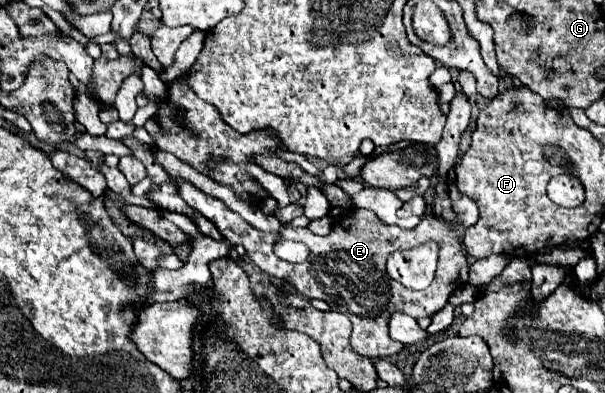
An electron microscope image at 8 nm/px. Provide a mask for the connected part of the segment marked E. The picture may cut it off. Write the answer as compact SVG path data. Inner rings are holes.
M176 178L176 188L180 196L202 216L206 216L220 234L230 244L244 246L250 260L266 274L280 278L282 282L296 288L298 294L306 298L320 298L330 304L334 312L342 312L350 318L354 330L352 330L352 348L360 356L366 358L386 358L392 354L398 354L404 346L394 342L388 336L388 318L392 312L406 312L412 318L424 318L434 316L440 312L448 296L468 284L468 260L462 250L460 238L442 218L438 216L426 216L420 220L420 224L412 230L400 228L400 226L388 226L384 224L372 210L356 210L340 218L340 222L332 228L328 236L312 234L308 228L294 228L294 226L282 226L278 234L262 232L254 226L250 226L240 214L232 212L226 204L222 204L218 198L212 198L198 188L194 188L190 182ZM278 240L298 240L304 242L310 248L310 256L304 264L290 264L280 260L274 254L274 246ZM428 240L438 242L440 254L438 254L438 268L432 284L424 292L414 292L410 288L404 288L400 282L392 280L386 272L386 258L396 250L408 250L418 244L424 244Z

